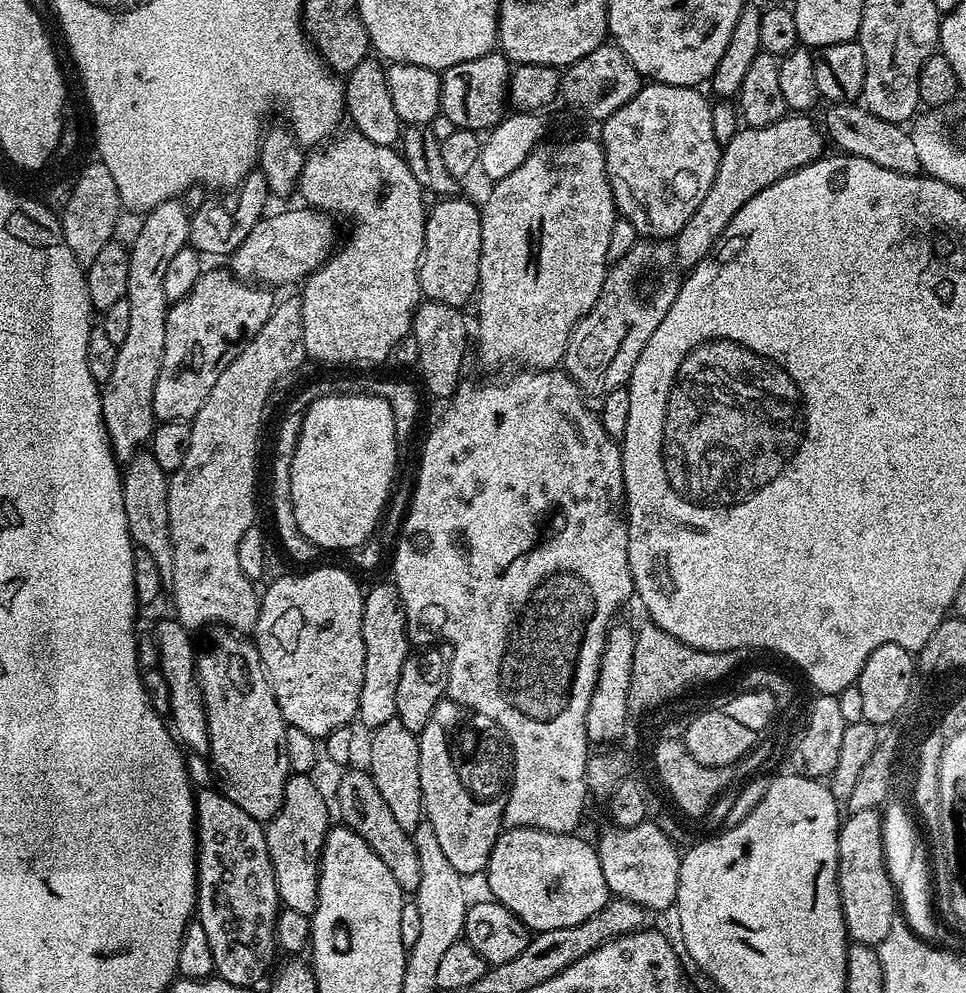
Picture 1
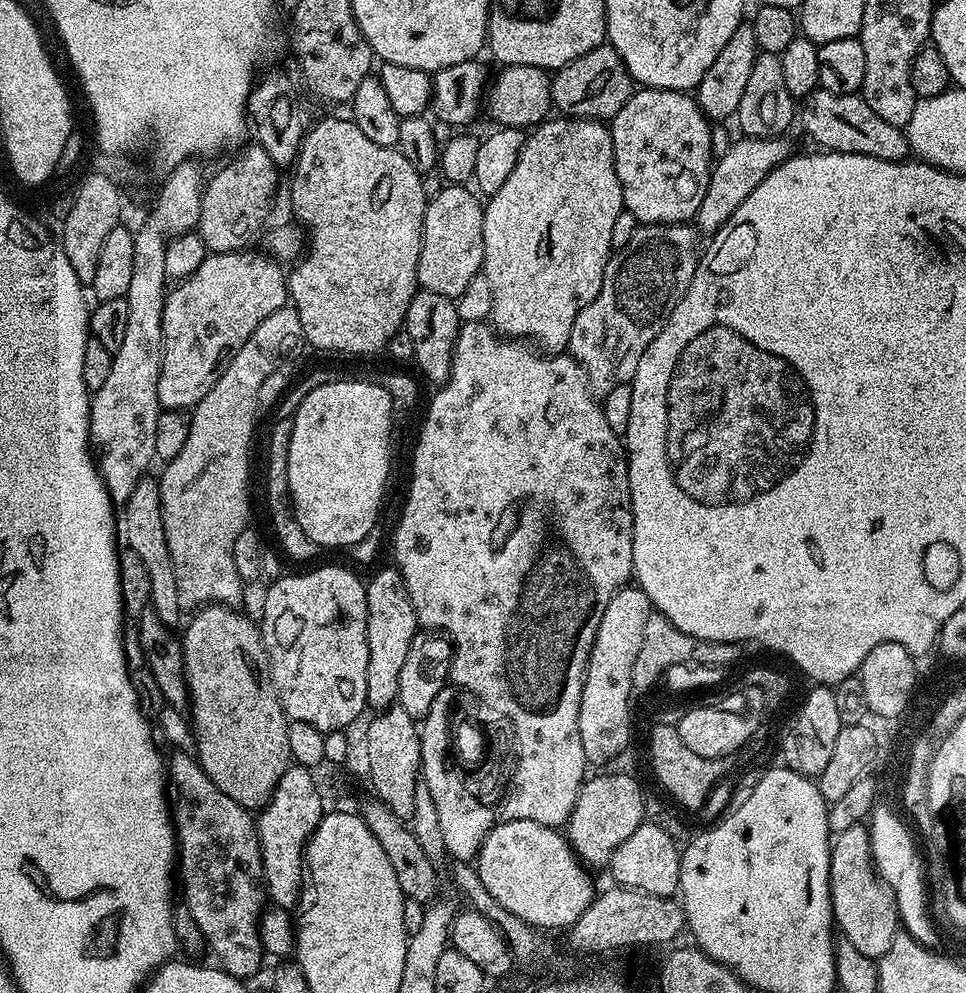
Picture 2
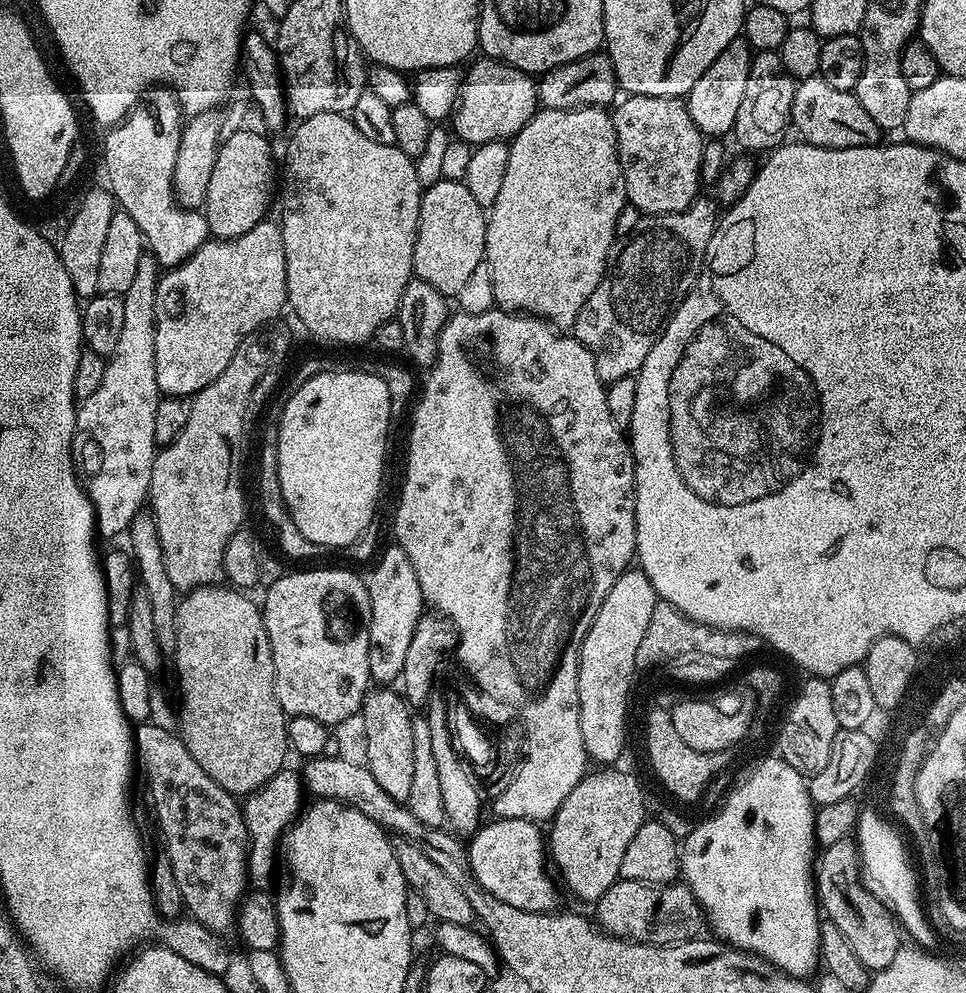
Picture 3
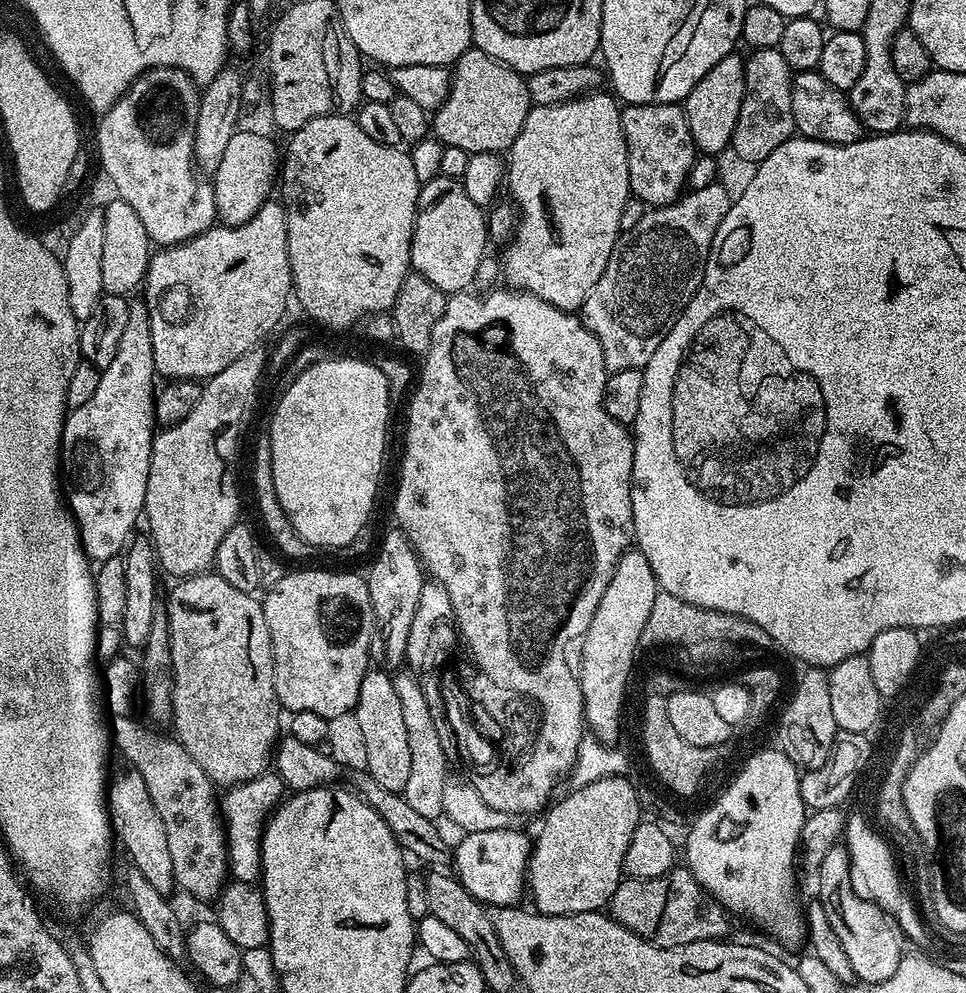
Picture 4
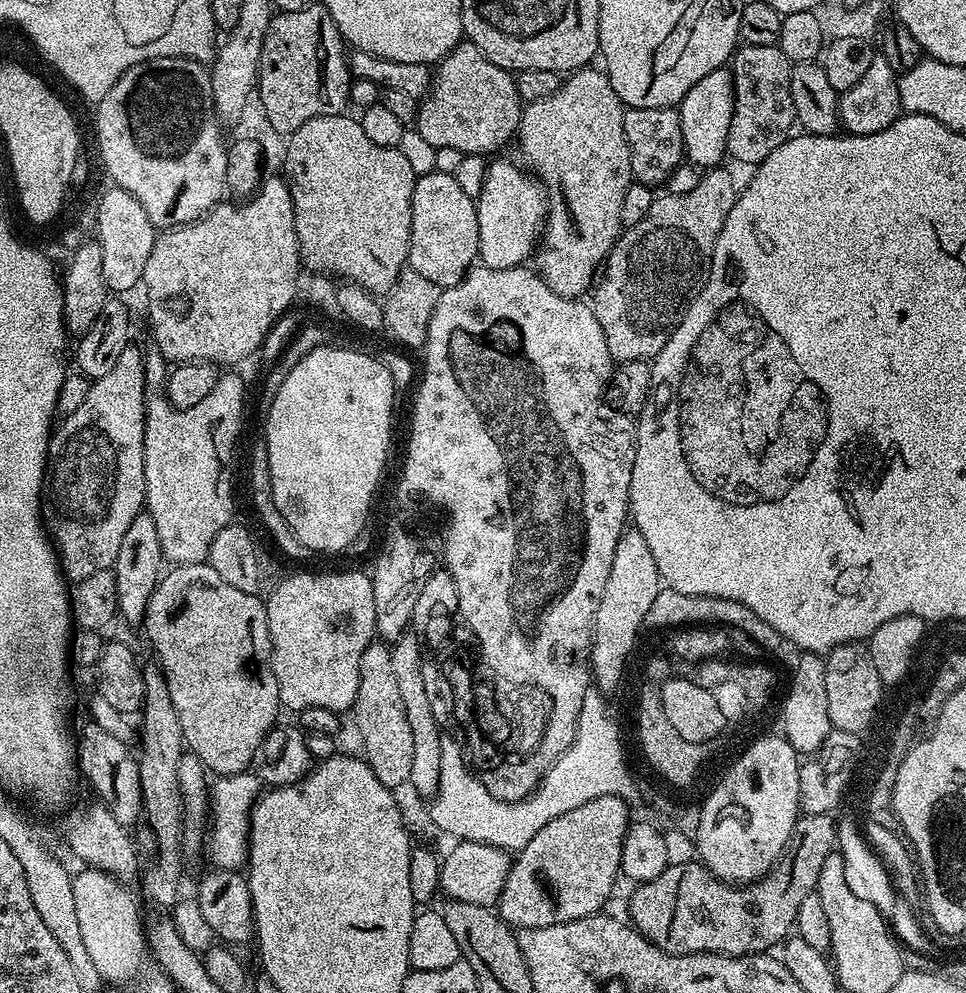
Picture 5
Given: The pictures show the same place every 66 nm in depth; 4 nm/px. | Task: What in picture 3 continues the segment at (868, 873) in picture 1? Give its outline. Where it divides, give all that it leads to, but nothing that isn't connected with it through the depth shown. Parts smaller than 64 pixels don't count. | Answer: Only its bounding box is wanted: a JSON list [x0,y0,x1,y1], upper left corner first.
[814,839,902,973]

